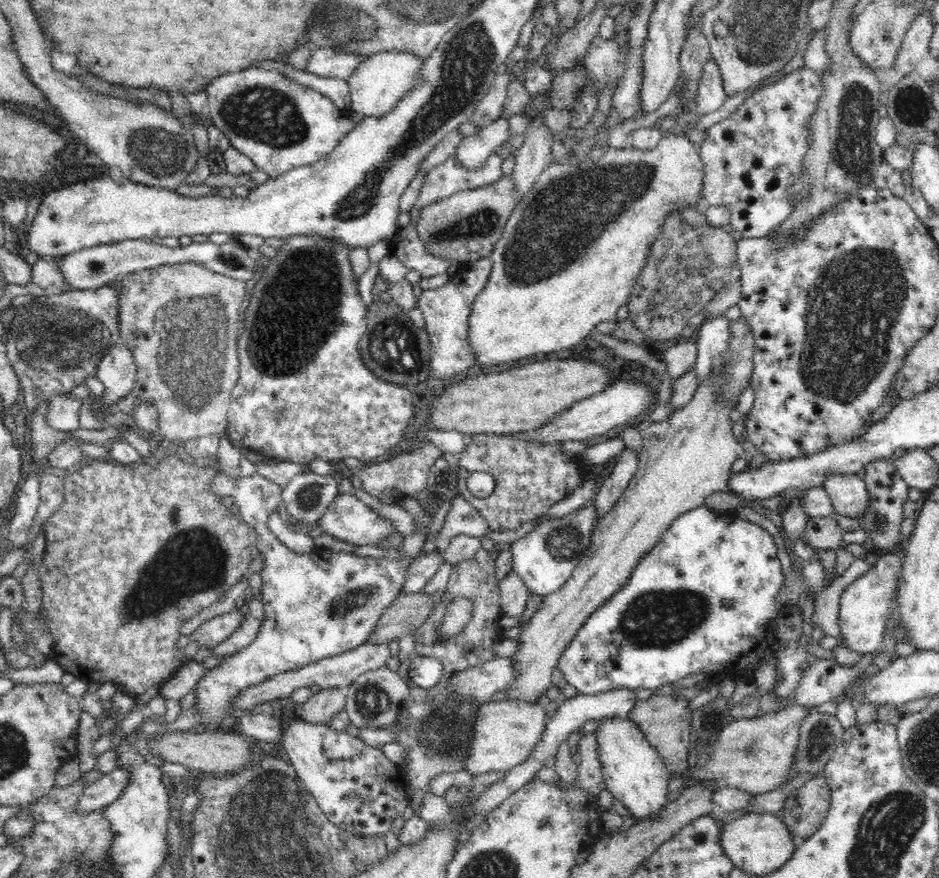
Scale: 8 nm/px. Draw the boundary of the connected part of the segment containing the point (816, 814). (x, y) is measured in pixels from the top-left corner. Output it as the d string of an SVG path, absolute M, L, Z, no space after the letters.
M818 774L794 790L782 807L782 822L797 840L812 836L824 822L831 806L831 790L823 775Z

